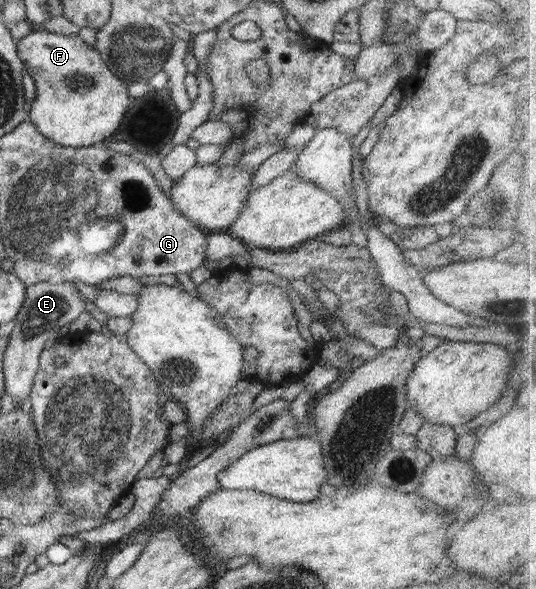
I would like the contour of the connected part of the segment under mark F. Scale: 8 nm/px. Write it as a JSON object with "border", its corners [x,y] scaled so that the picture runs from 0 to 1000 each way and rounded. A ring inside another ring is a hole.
{"border":[[[62,49],[56,58],[32,70],[30,85],[45,105],[49,122],[63,134],[67,148],[67,168],[60,170],[52,202],[93,239],[119,250],[168,250],[179,239],[205,233],[209,219],[224,216],[235,188],[243,185],[250,170],[239,160],[241,141],[222,134],[198,114],[187,88],[170,75],[164,59],[121,61],[84,49]]]}

